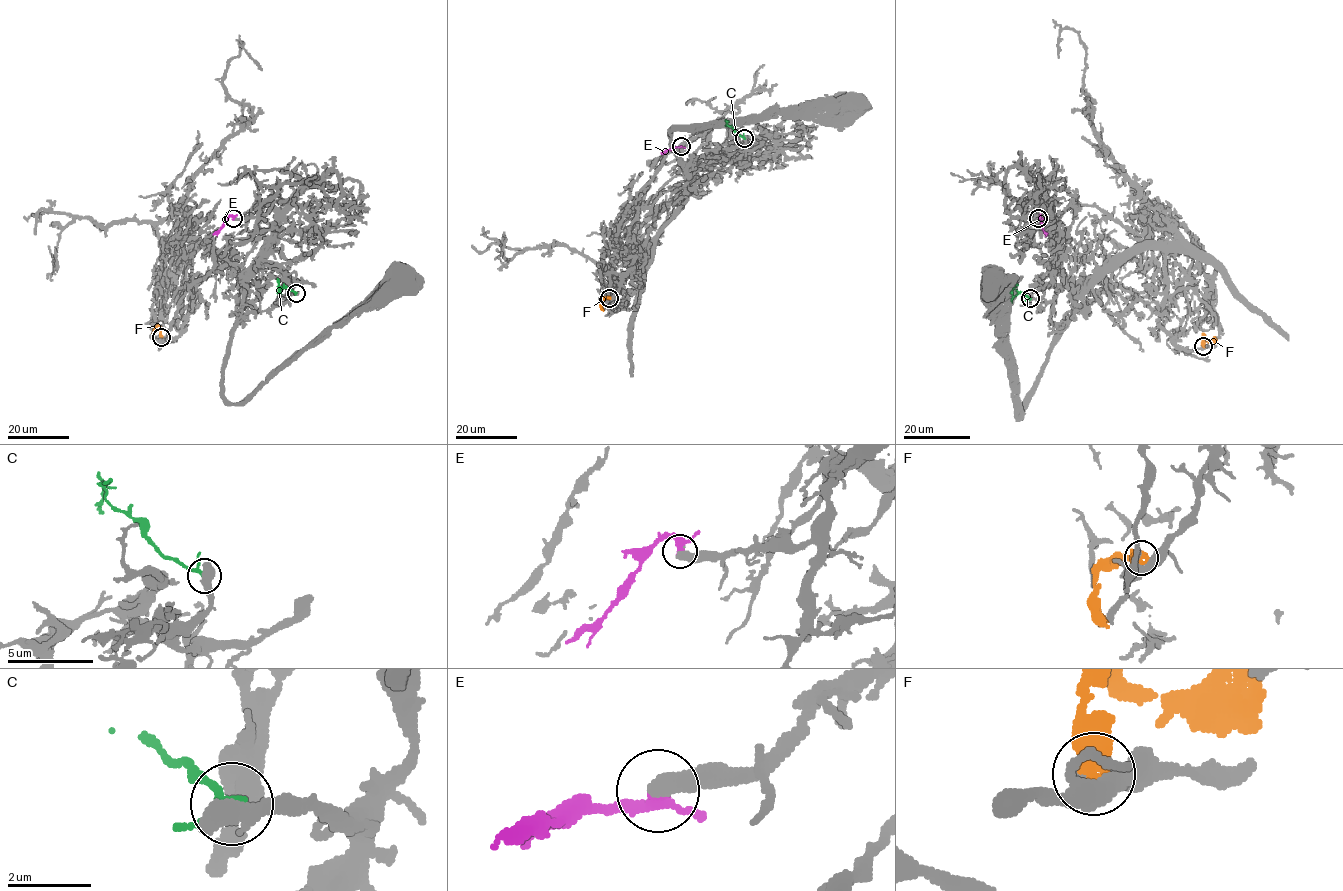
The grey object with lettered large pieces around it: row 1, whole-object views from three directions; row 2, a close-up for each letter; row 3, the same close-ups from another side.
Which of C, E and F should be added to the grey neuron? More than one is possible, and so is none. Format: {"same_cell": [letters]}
{"same_cell": ["E"]}

